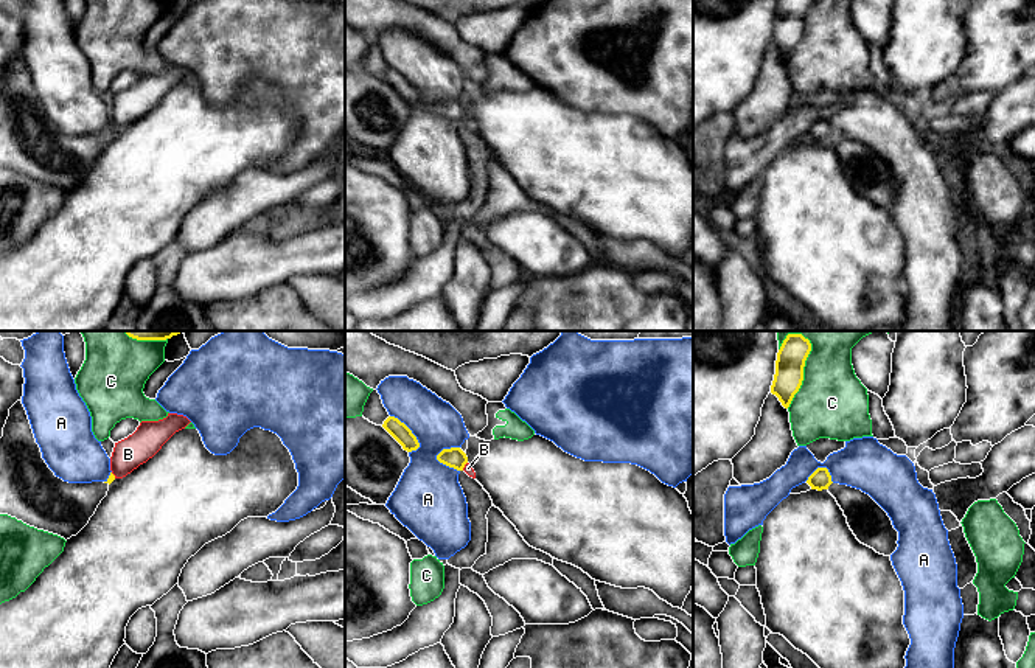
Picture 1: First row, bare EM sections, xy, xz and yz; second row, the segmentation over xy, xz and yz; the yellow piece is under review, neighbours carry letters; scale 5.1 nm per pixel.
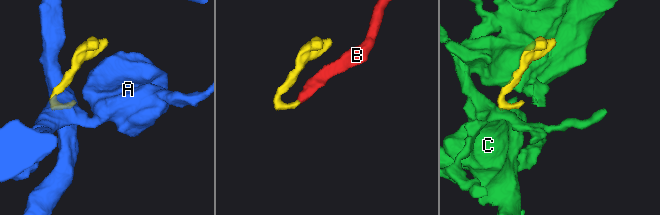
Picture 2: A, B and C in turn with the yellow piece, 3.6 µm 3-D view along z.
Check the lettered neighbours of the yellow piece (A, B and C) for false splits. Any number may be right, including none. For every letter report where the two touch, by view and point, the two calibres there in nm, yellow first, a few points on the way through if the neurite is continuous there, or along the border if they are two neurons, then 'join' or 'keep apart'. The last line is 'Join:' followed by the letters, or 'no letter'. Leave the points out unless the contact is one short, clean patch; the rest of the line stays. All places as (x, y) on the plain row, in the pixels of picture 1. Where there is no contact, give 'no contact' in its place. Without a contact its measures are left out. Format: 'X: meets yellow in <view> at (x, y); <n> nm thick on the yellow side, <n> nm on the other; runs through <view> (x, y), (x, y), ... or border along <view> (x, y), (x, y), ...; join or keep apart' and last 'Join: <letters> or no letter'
A: meets yellow in xz at (443, 115); 110 nm thick on the yellow side, 360 nm on the other; keep apart
B: meets yellow in xz at (463, 118); 110 nm thick on the yellow side, 50 nm on the other; runs through xz (454, 109), (463, 118), (468, 120); join
C: meets yellow in yz at (802, 30); 150 nm thick on the yellow side, 360 nm on the other; keep apart
Join: B

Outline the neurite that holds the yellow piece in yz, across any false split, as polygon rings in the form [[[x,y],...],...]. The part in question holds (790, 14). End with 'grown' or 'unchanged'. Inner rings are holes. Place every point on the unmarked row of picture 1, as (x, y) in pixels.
[[[780,0],[777,5],[771,45],[779,50],[785,61],[789,59],[802,37],[803,19],[810,3],[811,0]]]; unchanged

